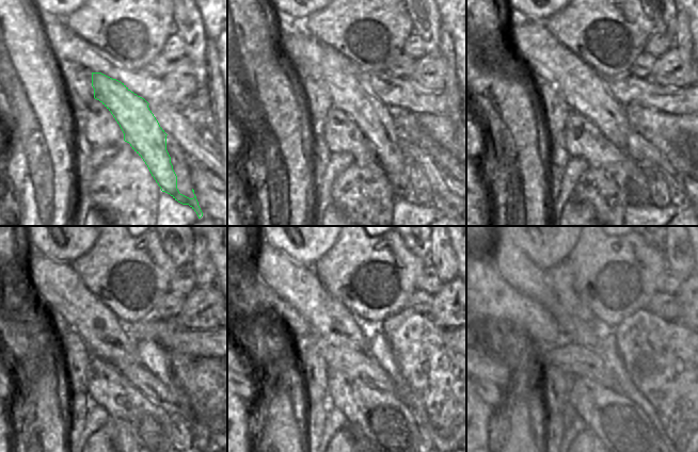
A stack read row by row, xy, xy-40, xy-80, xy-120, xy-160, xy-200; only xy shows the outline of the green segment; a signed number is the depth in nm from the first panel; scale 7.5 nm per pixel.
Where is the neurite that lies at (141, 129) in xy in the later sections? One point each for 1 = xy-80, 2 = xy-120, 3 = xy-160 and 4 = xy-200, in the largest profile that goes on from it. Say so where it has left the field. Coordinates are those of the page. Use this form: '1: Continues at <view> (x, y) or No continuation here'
1: Continues at xy-80 (585, 92)
2: Continues at xy-120 (56, 285)
3: Continues at xy-160 (297, 284)
4: Continues at xy-200 (512, 264)

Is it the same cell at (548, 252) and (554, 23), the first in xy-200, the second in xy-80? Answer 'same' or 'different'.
different

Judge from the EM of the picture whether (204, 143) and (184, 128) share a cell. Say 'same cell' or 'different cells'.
same cell

